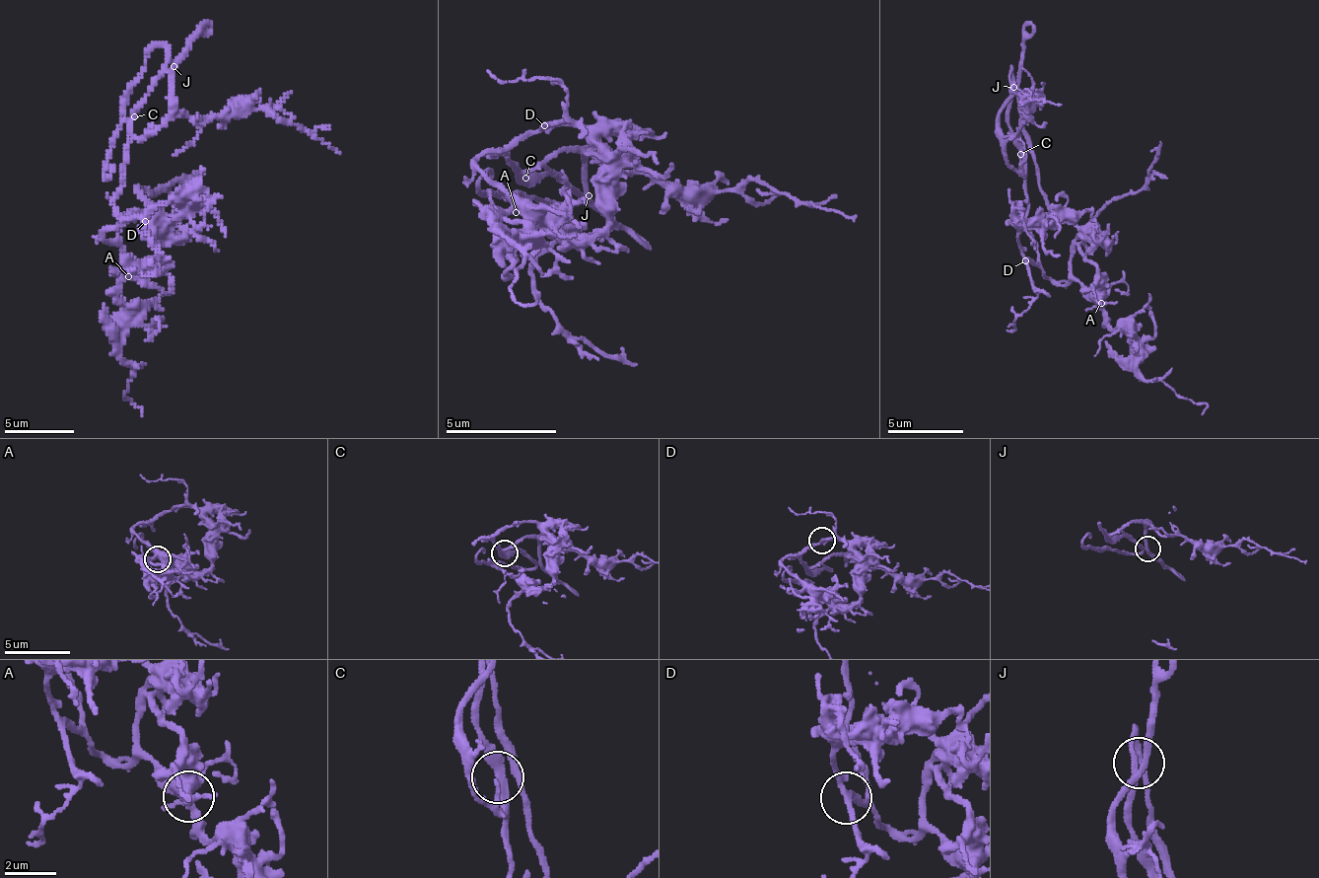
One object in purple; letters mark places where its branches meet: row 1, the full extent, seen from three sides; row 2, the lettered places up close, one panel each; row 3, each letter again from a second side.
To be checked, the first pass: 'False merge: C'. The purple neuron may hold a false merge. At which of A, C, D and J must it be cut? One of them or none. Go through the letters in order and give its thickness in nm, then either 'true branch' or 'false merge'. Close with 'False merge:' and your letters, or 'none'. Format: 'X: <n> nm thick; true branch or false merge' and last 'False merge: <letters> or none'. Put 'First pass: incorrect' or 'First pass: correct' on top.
First pass: incorrect
A: 400 nm thick; true branch
C: 240 nm thick; true branch
D: 200 nm thick; true branch
J: 200 nm thick; true branch
False merge: none

